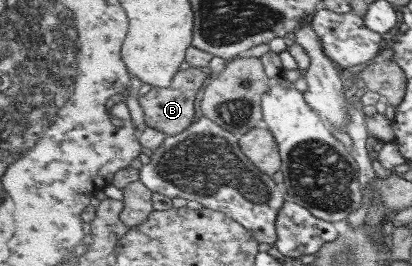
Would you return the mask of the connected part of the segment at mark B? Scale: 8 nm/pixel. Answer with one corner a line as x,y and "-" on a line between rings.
190,66
188,69
178,72
172,85
168,88
152,87
150,91
140,97
148,126
172,136
176,136
176,134
184,132
188,126
192,126
196,120
194,106
196,106
196,98
200,96
198,92
200,92
200,88
204,88
204,82
208,82
212,77
212,74
202,72
199,67

